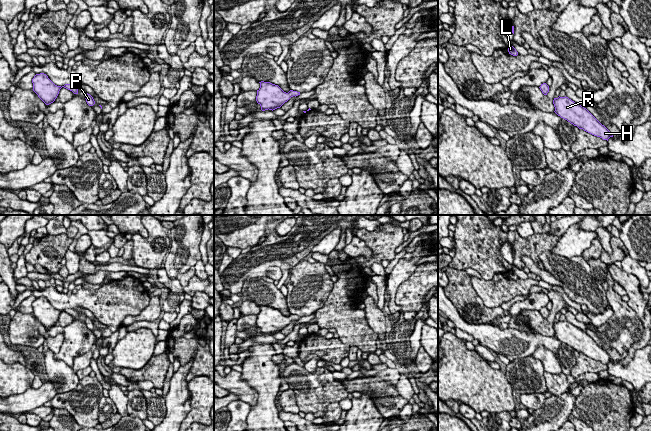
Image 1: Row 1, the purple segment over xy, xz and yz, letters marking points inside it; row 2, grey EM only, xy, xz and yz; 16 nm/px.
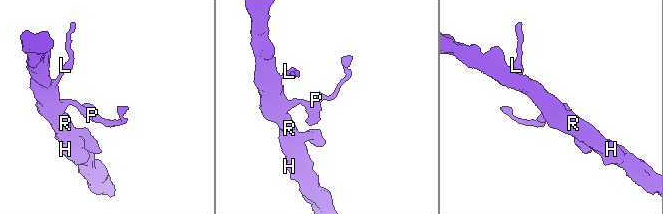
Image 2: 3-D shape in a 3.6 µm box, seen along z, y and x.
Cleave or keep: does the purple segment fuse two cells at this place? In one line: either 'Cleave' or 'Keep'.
Keep

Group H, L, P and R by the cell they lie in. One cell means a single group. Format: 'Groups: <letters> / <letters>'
Groups: H L P R

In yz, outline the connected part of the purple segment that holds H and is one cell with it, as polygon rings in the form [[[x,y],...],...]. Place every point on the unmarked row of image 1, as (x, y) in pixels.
[[[568,321],[554,322],[555,337],[579,353],[607,364],[613,361],[611,356],[602,349],[584,330],[575,327]]]

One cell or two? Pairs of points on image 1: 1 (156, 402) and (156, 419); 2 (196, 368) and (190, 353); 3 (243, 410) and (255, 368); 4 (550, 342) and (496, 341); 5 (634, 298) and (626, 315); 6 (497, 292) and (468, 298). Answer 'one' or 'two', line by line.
1: one
2: one
3: two
4: one
5: two
6: two

